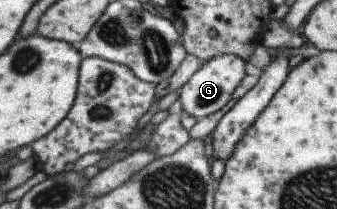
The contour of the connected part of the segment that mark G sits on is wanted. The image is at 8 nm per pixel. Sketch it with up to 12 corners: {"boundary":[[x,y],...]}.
{"boundary":[[238,55],[202,62],[182,85],[183,114],[199,119],[230,103],[247,71]]}

